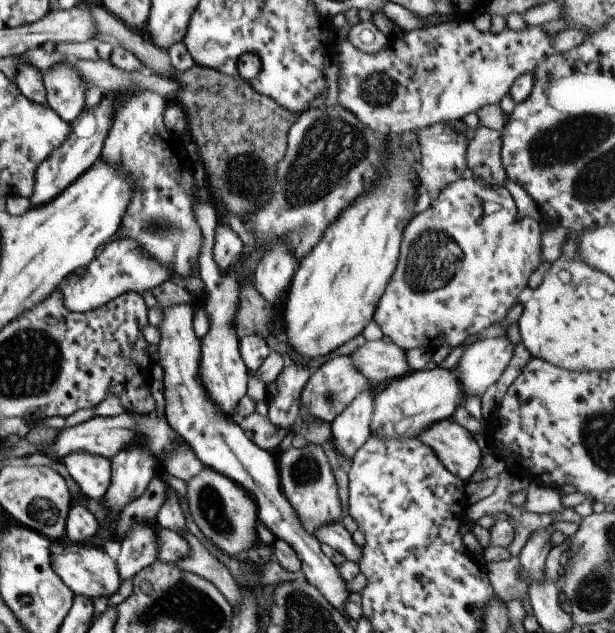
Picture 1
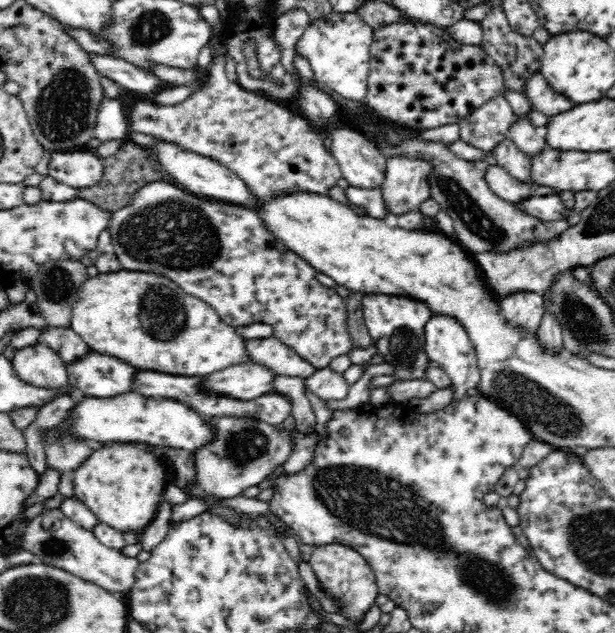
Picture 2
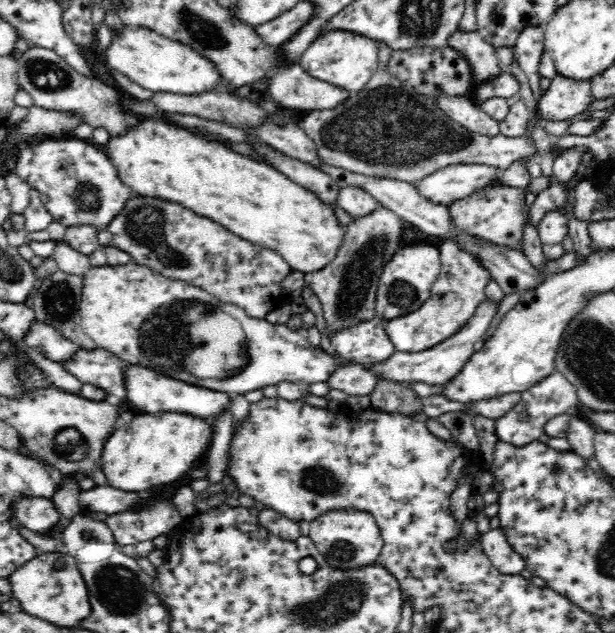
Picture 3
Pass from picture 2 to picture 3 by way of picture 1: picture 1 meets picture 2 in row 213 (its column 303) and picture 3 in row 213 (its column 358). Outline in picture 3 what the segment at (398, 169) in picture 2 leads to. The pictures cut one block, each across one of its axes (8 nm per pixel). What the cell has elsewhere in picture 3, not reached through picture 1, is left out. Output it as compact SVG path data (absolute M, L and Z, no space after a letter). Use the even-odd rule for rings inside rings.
M379 205L372 214L352 220L345 229L337 256L322 270L305 273L305 284L310 284L319 298L325 326L322 326L325 342L338 331L358 323L384 320L376 314L376 295L380 275L387 262L401 248L402 220L388 207Z

